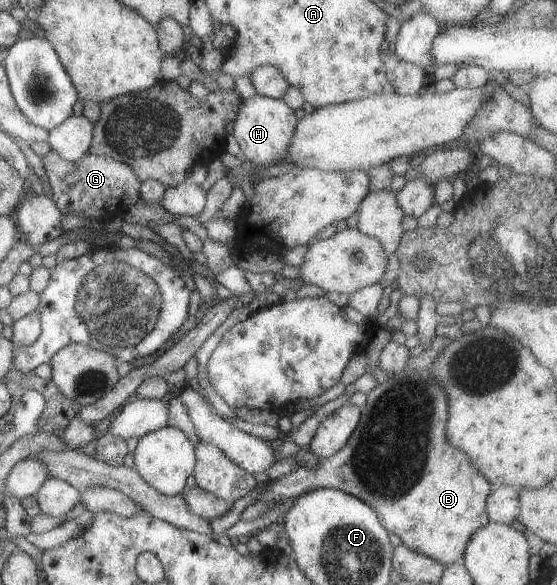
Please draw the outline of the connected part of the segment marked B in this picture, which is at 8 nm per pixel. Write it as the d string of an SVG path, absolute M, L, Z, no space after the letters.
M430 369L394 373L366 394L360 420L342 449L330 457L318 458L313 469L299 467L272 483L262 485L259 501L287 501L315 488L338 489L366 503L378 515L383 529L388 534L396 535L406 549L424 555L444 567L459 562L472 533L488 522L485 500L491 487L470 465L460 449L446 445L446 409L446 393L442 385L434 381Z

